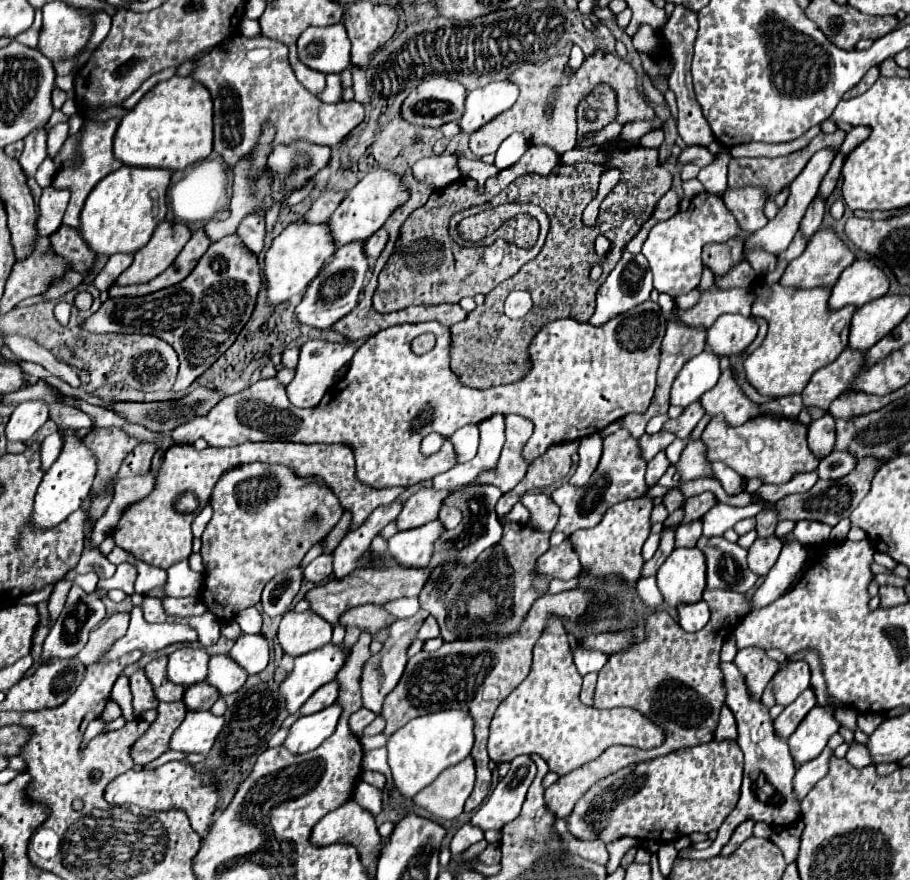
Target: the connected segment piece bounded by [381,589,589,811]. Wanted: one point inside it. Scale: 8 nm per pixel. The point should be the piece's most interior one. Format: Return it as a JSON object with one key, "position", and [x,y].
{"position":[475,676]}

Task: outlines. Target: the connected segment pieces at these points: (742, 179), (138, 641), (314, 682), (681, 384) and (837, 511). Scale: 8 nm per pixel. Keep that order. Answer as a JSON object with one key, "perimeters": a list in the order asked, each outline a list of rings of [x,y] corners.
{"perimeters":[[[[837,131],[837,133],[819,133],[807,147],[785,155],[785,157],[733,157],[729,163],[729,187],[731,189],[741,189],[741,187],[763,187],[767,191],[769,197],[781,193],[781,189],[789,187],[789,183],[801,173],[801,169],[807,165],[809,155],[817,153],[819,149],[833,149],[839,151],[845,139],[845,131]]],[[[133,607],[127,635],[117,639],[109,649],[105,649],[97,663],[109,663],[135,649],[139,649],[141,653],[155,653],[175,643],[189,645],[189,643],[195,643],[195,637],[197,633],[187,625],[175,625],[175,623],[151,625],[143,619],[143,613],[137,607]]],[[[325,645],[323,649],[295,657],[293,671],[279,685],[285,699],[285,709],[289,715],[297,713],[299,707],[325,683],[335,679],[335,673],[341,669],[341,663],[347,659],[347,653],[341,645]]],[[[703,351],[689,359],[679,375],[675,377],[673,389],[671,389],[671,405],[687,407],[695,403],[705,391],[715,387],[719,379],[719,357],[709,355],[709,351]]],[[[865,457],[865,459],[859,459],[855,469],[841,477],[841,479],[819,479],[813,489],[809,489],[807,493],[801,493],[801,495],[787,495],[779,501],[773,503],[771,509],[777,511],[777,519],[783,521],[783,519],[791,519],[791,521],[801,521],[801,519],[813,519],[813,521],[821,521],[821,523],[829,523],[829,525],[837,525],[843,517],[849,517],[851,511],[859,505],[859,501],[867,495],[869,487],[871,487],[871,479],[875,475],[875,471],[879,469],[881,465],[877,465],[877,461],[873,457]]]]}

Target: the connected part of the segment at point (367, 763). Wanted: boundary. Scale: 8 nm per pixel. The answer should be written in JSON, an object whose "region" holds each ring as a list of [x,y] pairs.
{"region":[[[386,747],[365,751],[363,756],[363,770],[377,770],[383,773],[387,778],[387,791],[391,792],[392,778],[390,767],[387,762],[387,750]]]}

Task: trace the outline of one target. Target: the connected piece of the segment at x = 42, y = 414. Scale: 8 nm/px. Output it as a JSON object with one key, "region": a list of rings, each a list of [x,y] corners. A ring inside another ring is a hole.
{"region":[[[25,401],[15,407],[9,417],[5,435],[9,443],[25,443],[49,419],[49,411],[41,401]]]}

